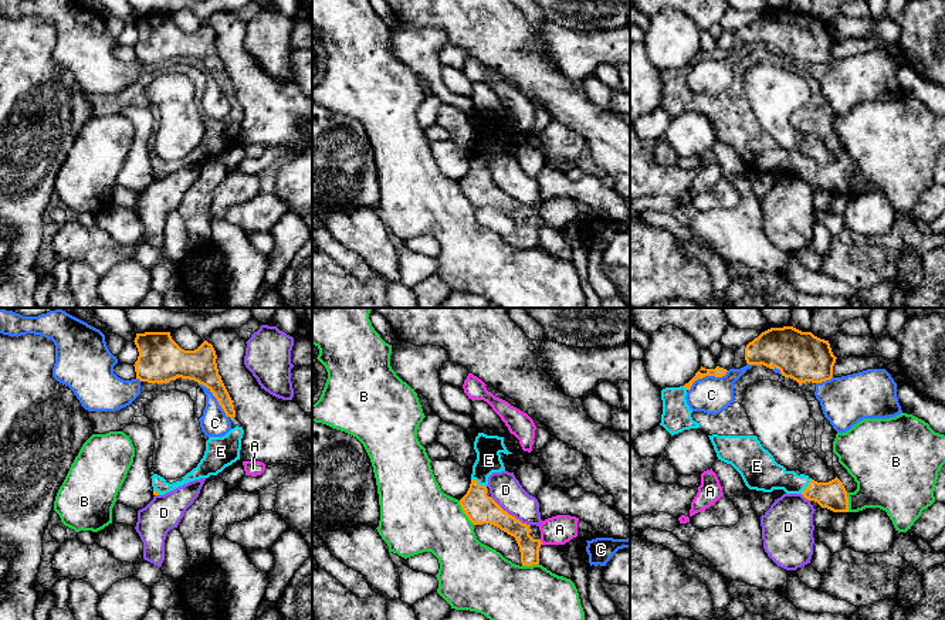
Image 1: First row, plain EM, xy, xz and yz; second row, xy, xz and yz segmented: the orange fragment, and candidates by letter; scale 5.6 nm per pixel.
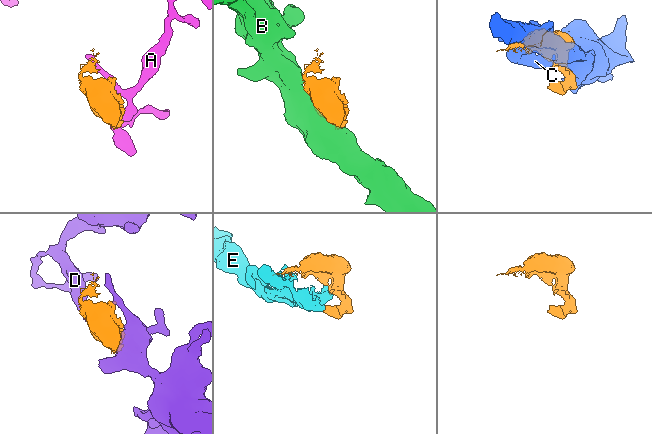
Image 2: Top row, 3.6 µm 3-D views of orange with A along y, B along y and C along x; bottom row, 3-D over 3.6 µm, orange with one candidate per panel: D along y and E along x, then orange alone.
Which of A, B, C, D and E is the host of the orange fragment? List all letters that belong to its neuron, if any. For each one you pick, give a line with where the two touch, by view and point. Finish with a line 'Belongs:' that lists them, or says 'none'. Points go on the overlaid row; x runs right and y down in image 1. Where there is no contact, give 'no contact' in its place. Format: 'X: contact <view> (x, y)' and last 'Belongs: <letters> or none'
E: contact yz (808, 485)
Belongs: E

